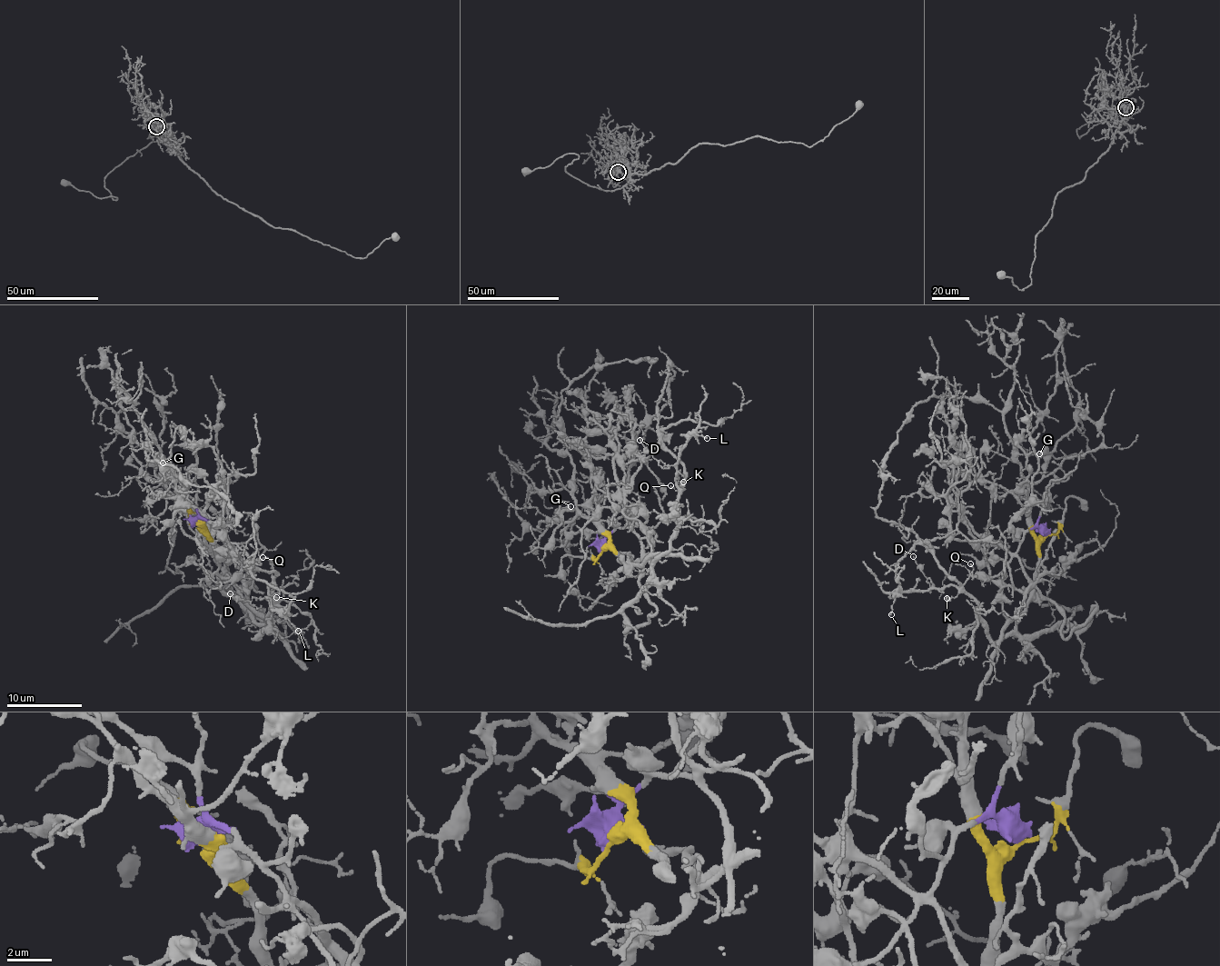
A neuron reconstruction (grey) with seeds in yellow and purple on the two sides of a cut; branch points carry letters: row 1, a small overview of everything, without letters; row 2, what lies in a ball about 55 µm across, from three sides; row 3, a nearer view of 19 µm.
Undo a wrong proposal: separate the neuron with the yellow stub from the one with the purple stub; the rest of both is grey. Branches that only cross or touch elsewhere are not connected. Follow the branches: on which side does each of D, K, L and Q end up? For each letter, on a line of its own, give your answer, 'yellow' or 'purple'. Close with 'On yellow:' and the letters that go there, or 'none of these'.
D: purple
K: purple
L: purple
Q: purple
On yellow: none of these

